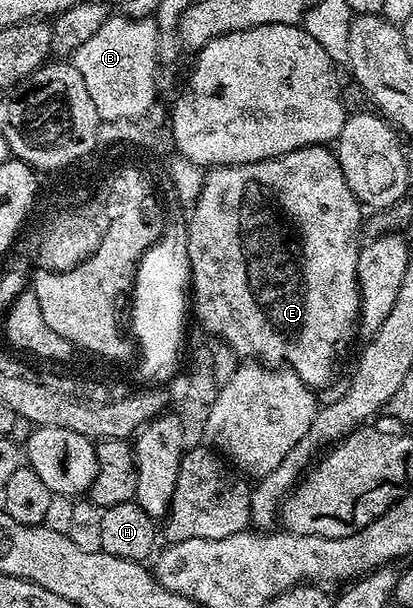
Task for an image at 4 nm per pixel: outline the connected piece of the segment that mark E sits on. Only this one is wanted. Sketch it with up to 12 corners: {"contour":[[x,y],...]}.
{"contour":[[335,153],[218,166],[190,306],[313,388],[358,318]]}

